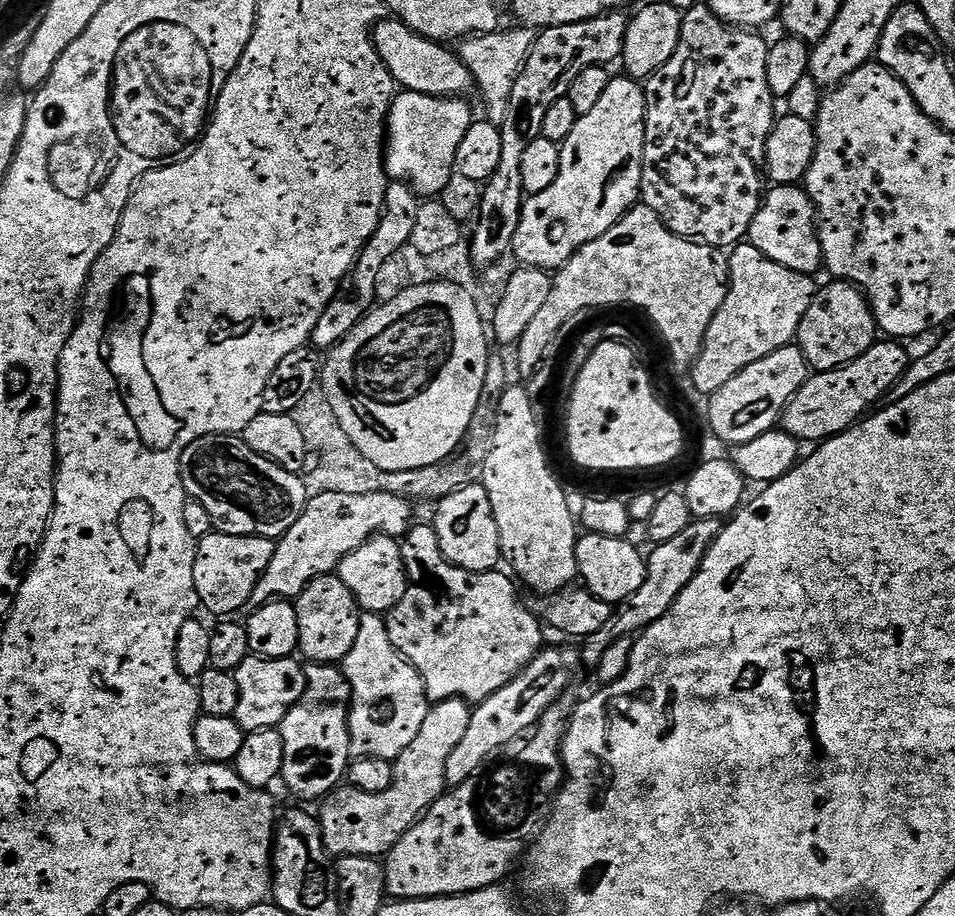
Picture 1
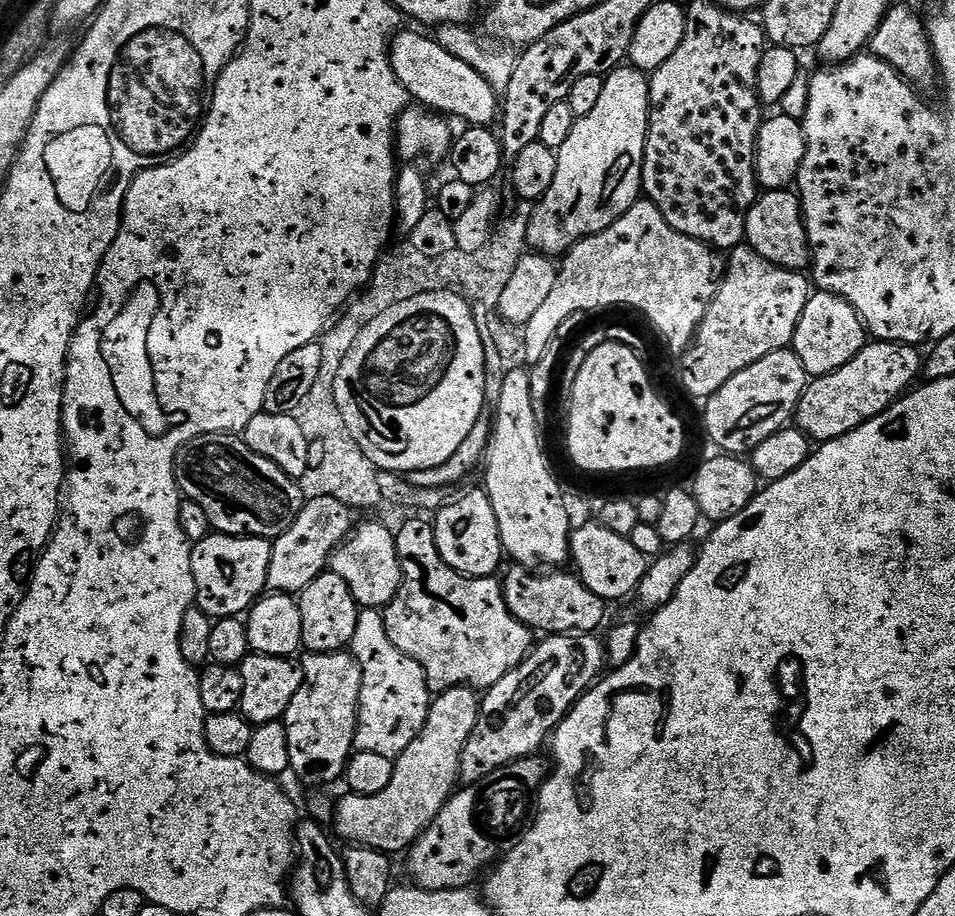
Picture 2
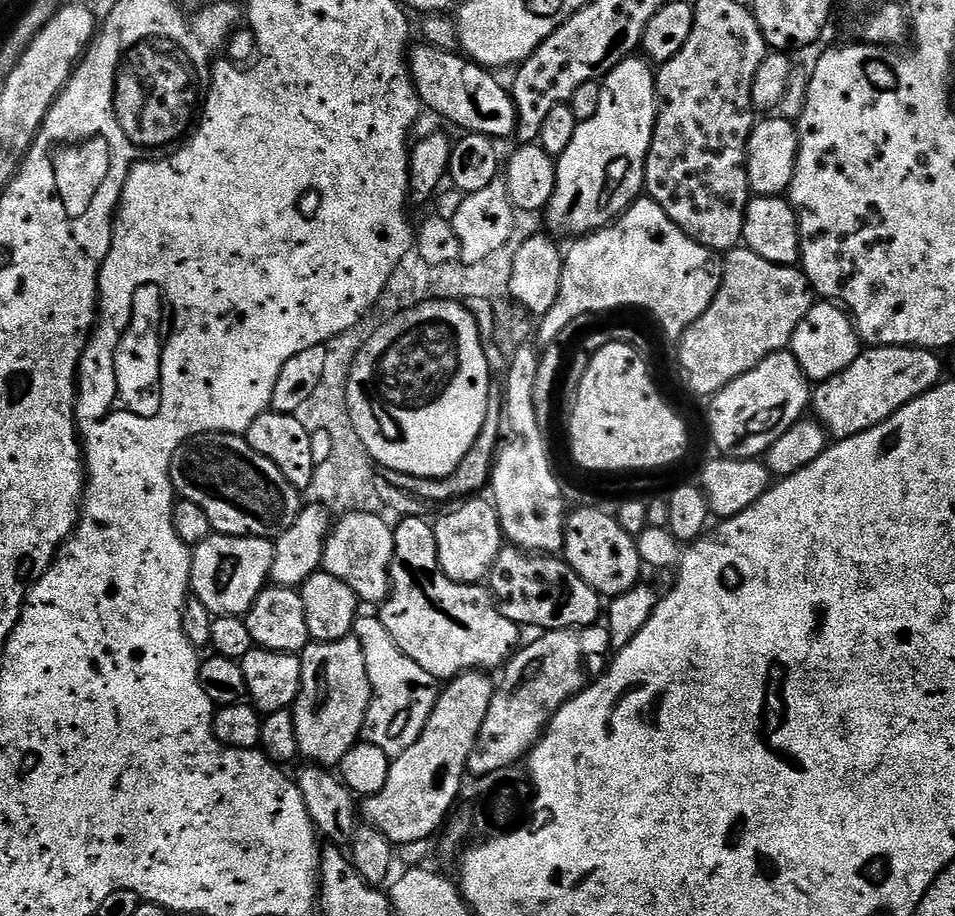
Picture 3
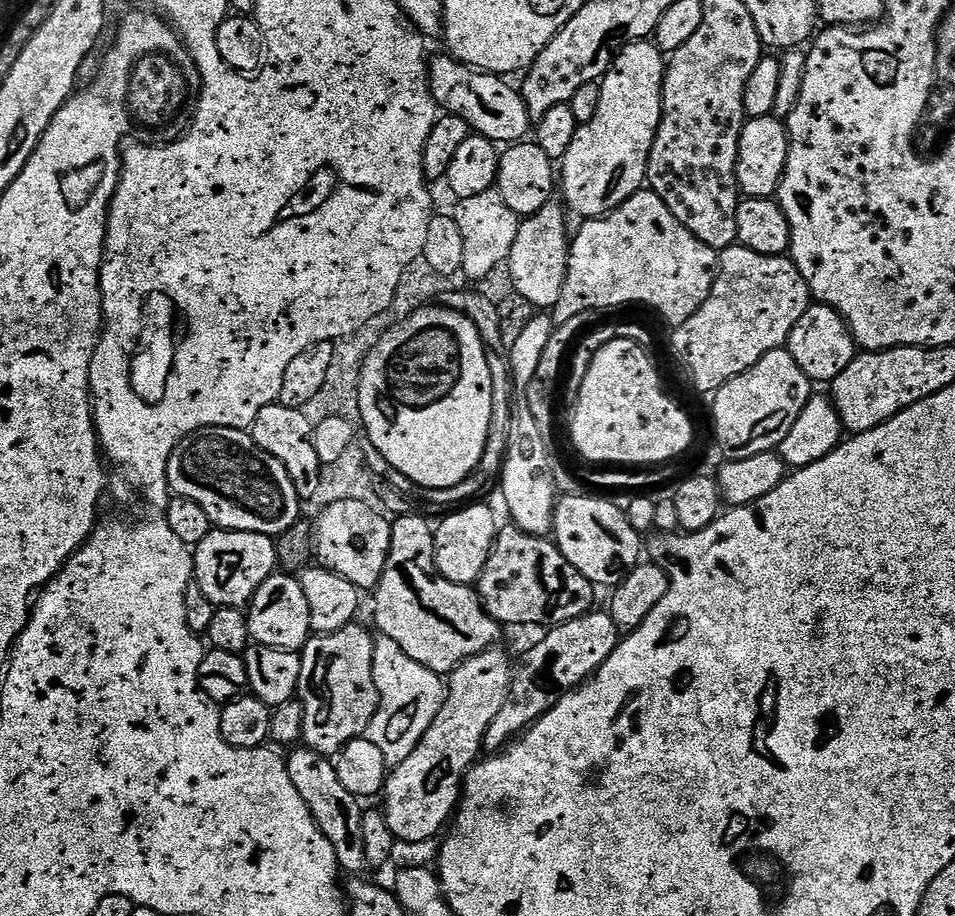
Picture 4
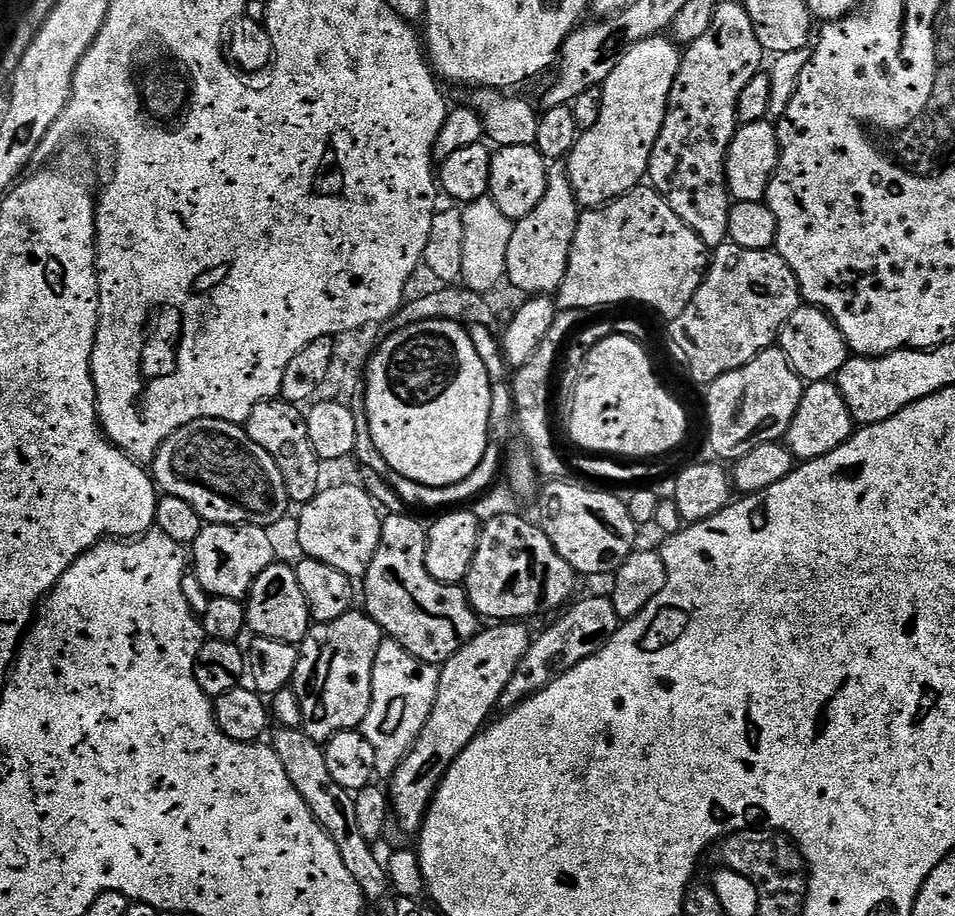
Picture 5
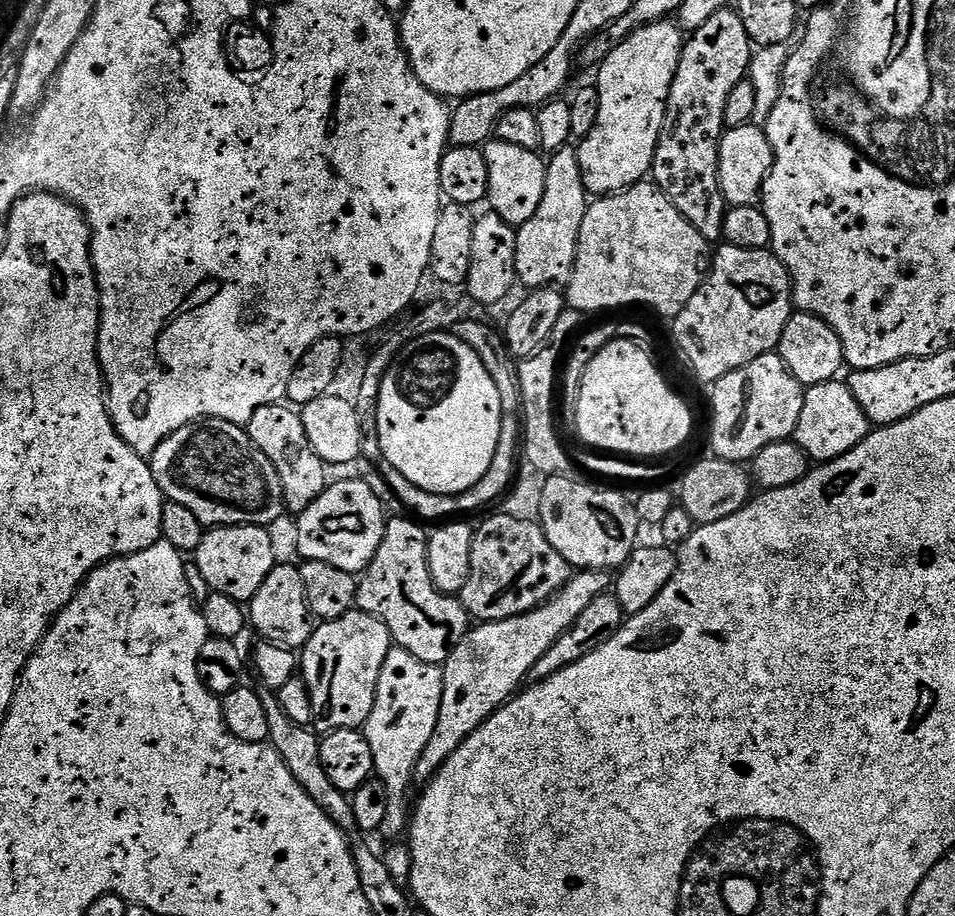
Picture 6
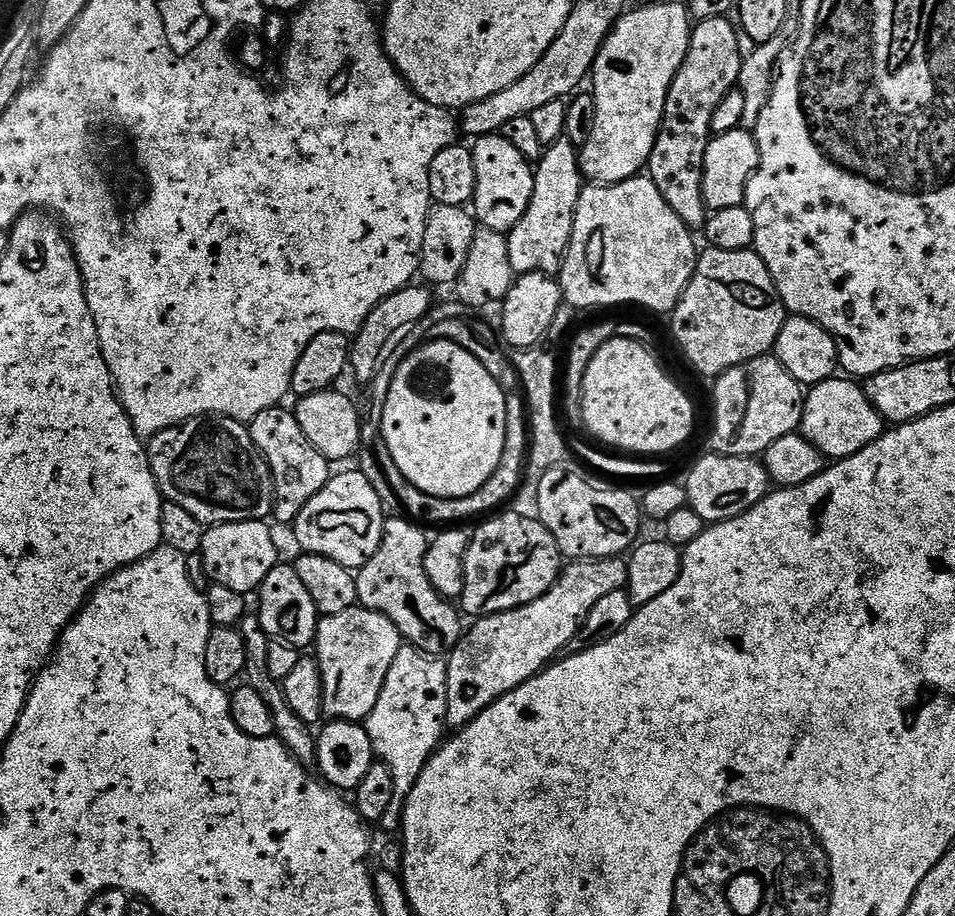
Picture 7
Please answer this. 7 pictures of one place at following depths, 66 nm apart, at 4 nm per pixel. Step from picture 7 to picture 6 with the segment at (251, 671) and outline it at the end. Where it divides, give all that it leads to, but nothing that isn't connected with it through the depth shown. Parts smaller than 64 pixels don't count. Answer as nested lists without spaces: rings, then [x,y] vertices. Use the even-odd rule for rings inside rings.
[[[261,691],[260,697],[262,706],[266,706],[266,719],[270,726],[267,743],[271,744],[274,750],[278,750],[282,762],[290,766],[290,774],[298,778],[298,784],[302,786],[302,790],[306,790],[306,794],[316,799],[318,806],[326,810],[326,814],[335,820],[336,825],[346,834],[355,833],[357,831],[356,819],[349,793],[338,790],[338,786],[330,782],[330,774],[326,774],[326,766],[322,766],[321,737],[309,725],[294,722],[294,718],[290,718],[290,714],[282,710],[282,702],[275,691]]]

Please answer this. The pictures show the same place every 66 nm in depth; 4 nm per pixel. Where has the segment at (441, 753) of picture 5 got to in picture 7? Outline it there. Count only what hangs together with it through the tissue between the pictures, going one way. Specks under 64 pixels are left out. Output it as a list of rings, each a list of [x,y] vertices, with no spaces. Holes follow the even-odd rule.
[[[627,559],[577,560],[561,571],[556,585],[542,598],[514,610],[479,617],[473,623],[476,625],[461,635],[447,657],[447,727],[452,730],[465,728],[497,698],[513,692],[531,676],[540,675],[567,649],[569,642],[580,635],[584,619],[594,610],[594,602],[606,598],[610,590],[624,588],[627,582]]]

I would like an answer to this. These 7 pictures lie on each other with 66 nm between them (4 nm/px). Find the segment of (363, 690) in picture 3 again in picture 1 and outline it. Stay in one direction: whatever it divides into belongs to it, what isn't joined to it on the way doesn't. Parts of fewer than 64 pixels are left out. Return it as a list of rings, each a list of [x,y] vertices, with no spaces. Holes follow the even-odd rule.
[[[304,664],[306,690],[302,698],[280,723],[282,734],[282,784],[300,800],[315,800],[328,796],[347,777],[353,759],[350,750],[348,710],[352,691],[343,671],[335,664]]]

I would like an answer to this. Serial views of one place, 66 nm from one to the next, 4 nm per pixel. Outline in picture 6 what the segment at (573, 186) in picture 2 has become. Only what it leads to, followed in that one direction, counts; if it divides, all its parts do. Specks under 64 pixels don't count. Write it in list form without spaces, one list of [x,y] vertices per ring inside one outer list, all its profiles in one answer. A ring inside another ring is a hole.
[[[671,19],[657,20],[655,24],[644,24],[641,28],[634,29],[598,66],[600,77],[594,80],[594,86],[600,95],[598,122],[594,130],[590,130],[588,137],[579,141],[576,148],[584,190],[593,197],[623,192],[625,188],[641,183],[651,173],[658,138],[664,125],[664,111],[668,105],[670,86],[678,70],[684,42],[681,29]]]

